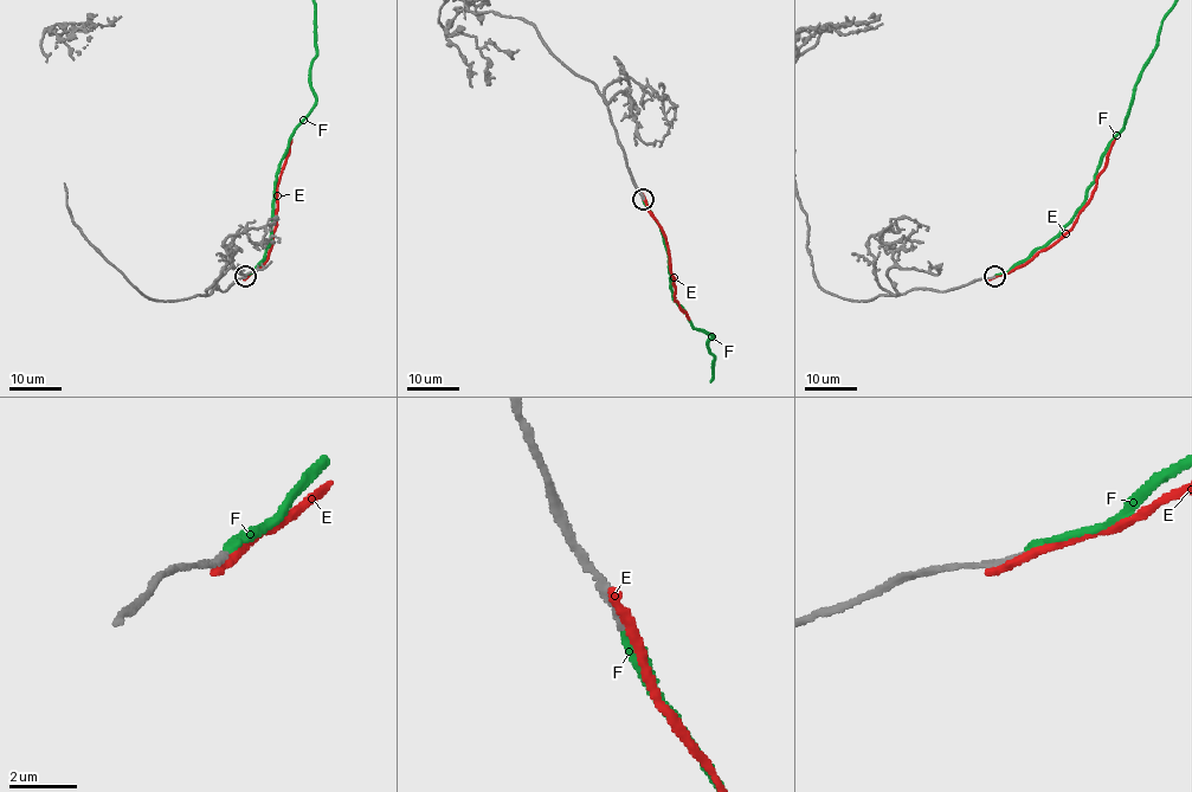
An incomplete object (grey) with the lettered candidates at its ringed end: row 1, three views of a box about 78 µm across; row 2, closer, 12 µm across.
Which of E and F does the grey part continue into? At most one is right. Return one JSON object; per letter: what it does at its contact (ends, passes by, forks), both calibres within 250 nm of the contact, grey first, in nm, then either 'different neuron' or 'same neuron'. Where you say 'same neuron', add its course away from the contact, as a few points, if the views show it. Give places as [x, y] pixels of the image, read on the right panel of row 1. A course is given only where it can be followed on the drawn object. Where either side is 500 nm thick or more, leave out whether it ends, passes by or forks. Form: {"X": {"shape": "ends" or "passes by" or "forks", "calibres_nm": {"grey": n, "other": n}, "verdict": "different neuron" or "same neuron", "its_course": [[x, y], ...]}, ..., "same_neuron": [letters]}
{"E": {"shape": "ends", "calibres_nm": {"grey": 260, "other": 320}, "verdict": "different neuron"}, "F": {"shape": "ends", "calibres_nm": {"grey": 200, "other": 320}, "verdict": "different neuron"}, "same_neuron": []}

